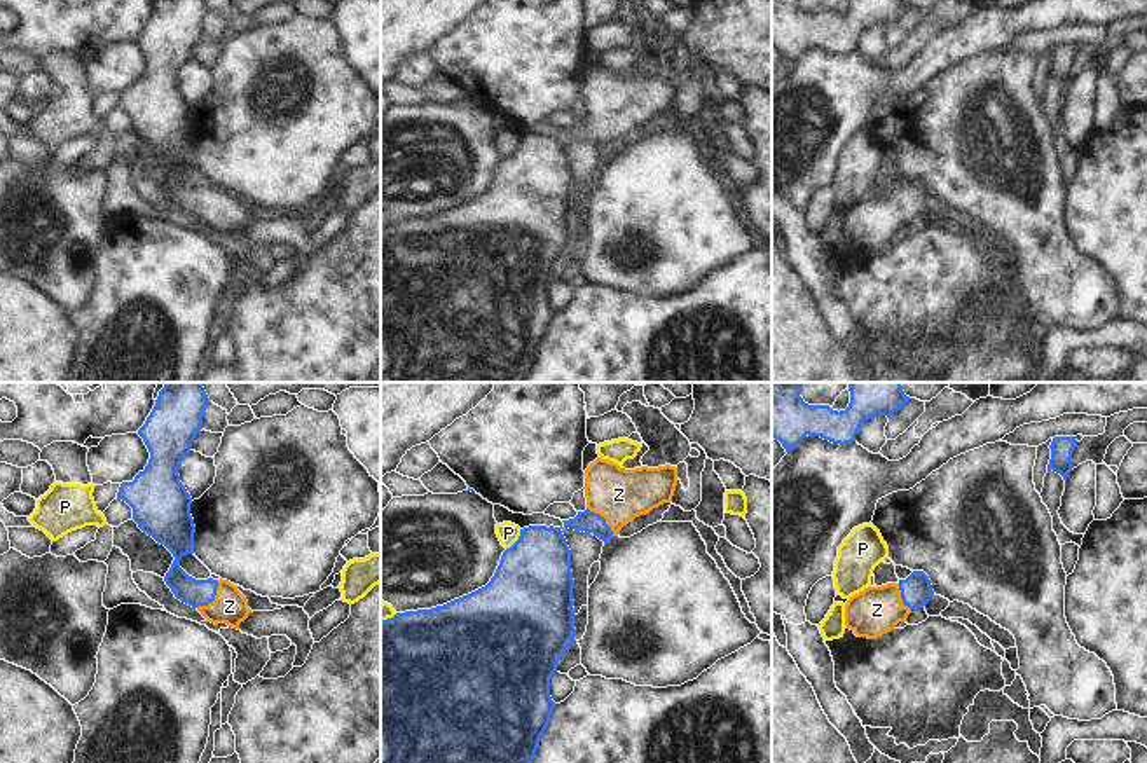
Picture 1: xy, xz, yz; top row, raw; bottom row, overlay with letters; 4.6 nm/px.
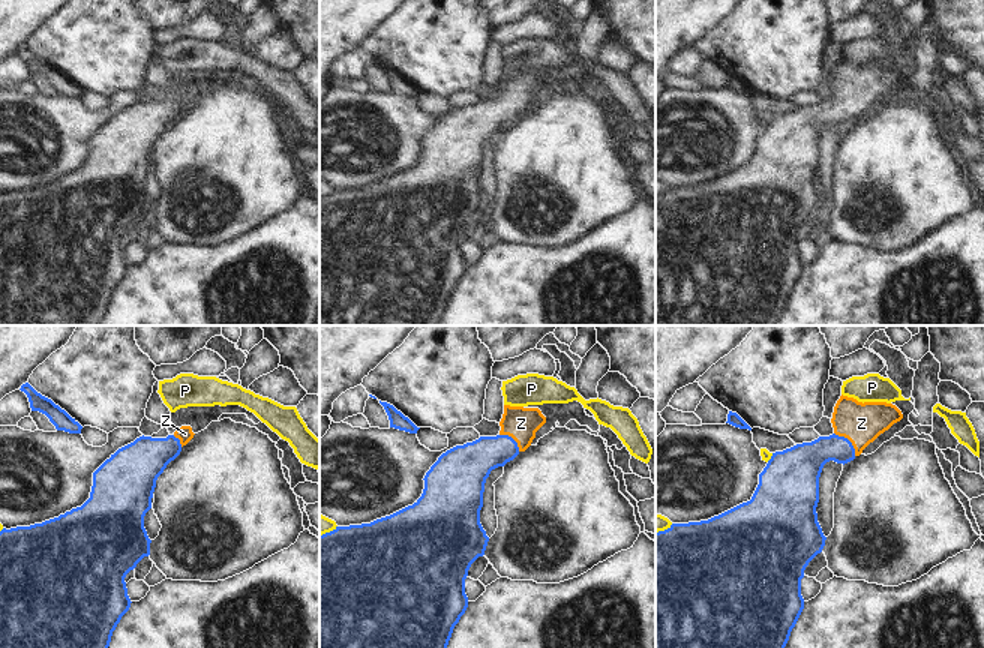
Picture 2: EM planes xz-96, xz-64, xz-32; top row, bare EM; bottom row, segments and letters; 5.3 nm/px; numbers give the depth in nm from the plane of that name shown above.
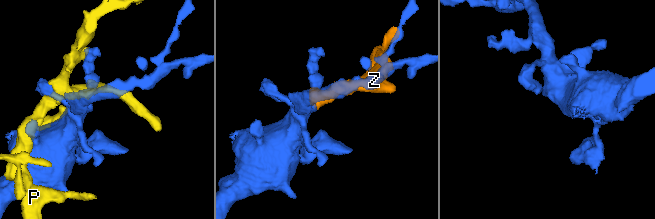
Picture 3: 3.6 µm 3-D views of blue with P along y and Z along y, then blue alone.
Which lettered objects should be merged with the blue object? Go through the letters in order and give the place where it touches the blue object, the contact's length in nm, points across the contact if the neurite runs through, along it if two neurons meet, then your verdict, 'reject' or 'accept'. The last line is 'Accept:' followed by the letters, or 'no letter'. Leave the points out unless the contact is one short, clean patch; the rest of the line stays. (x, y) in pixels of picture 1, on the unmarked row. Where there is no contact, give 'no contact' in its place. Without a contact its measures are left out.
P: xz (517, 149) | 120 nm | reject
Z: xy (213, 206) | 160 nm | across xy (194, 201), (213, 206), (229, 215) | accept
Accept: Z

